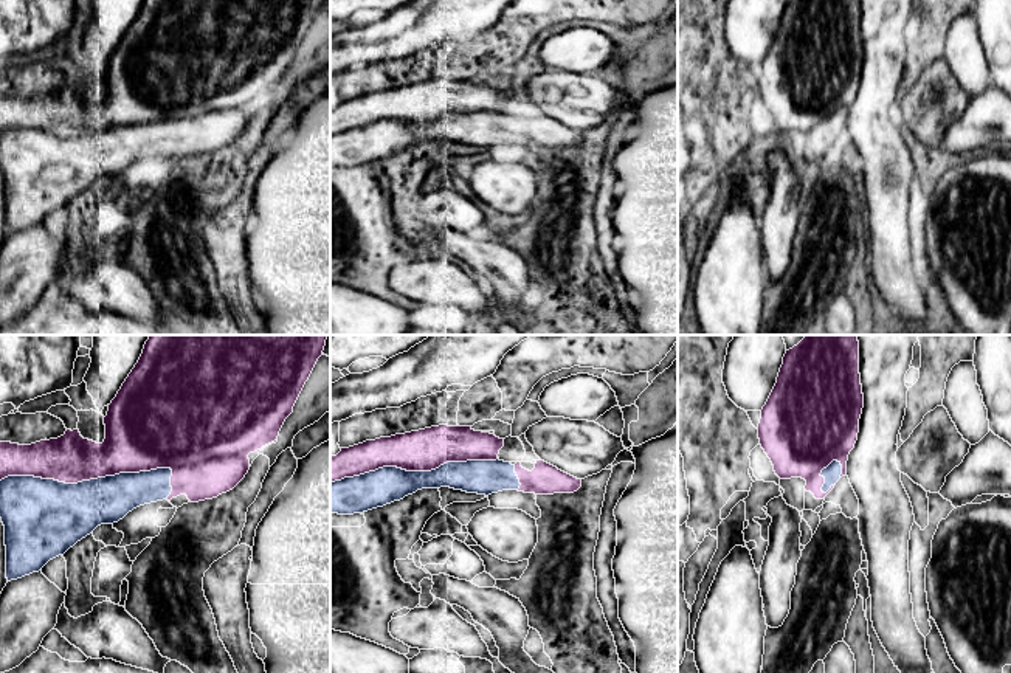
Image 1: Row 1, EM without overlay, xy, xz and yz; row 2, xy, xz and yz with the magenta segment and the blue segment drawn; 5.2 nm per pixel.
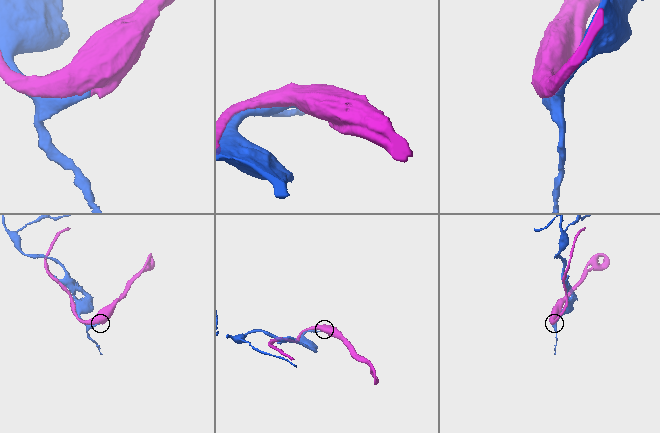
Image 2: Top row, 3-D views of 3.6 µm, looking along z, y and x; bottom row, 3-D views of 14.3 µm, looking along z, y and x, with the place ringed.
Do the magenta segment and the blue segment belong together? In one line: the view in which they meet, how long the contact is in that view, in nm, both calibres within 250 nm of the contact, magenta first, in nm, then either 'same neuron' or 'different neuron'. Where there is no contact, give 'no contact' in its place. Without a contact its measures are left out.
contact in xy; length 900 nm; calibres 260 and 360 nm; same neuron

